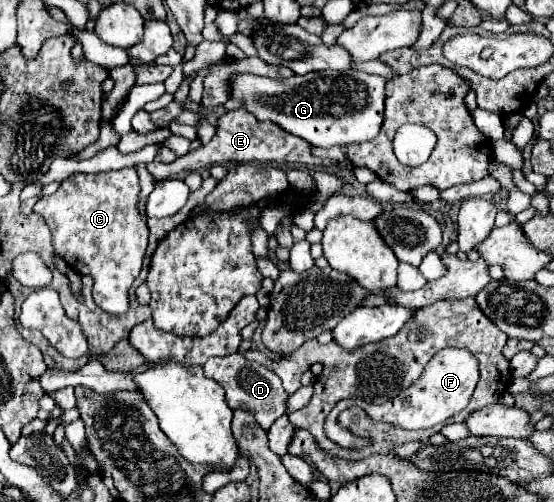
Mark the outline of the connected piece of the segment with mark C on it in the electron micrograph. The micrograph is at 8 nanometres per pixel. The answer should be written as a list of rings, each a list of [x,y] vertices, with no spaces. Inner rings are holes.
[[[122,168],[102,174],[72,174],[54,194],[42,196],[34,206],[52,232],[56,254],[76,272],[94,278],[94,302],[108,314],[128,312],[128,290],[142,268],[148,226],[138,210],[138,196],[136,170]]]

